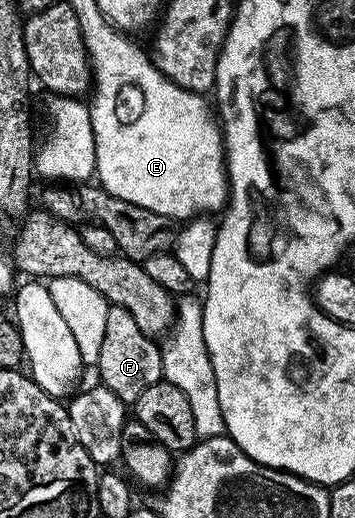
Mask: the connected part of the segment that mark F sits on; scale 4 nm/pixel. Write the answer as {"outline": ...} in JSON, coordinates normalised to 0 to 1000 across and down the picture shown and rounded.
{"outline":[[[324,593],[304,597],[304,620],[293,627],[293,658],[282,666],[282,689],[270,703],[285,745],[315,751],[344,776],[372,782],[417,751],[417,743],[459,737],[456,672],[425,649],[408,647],[383,627],[380,614],[358,597]]]}

